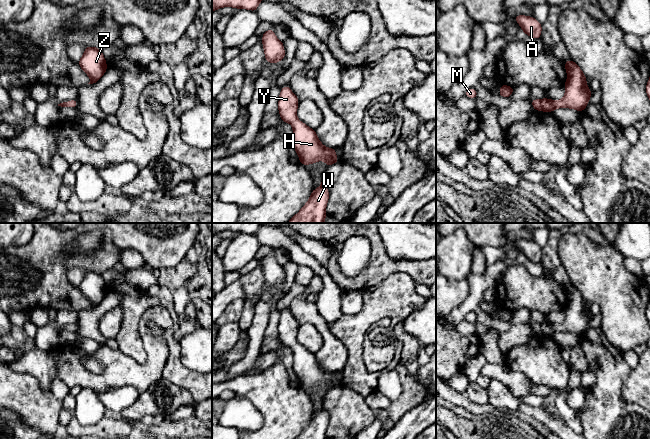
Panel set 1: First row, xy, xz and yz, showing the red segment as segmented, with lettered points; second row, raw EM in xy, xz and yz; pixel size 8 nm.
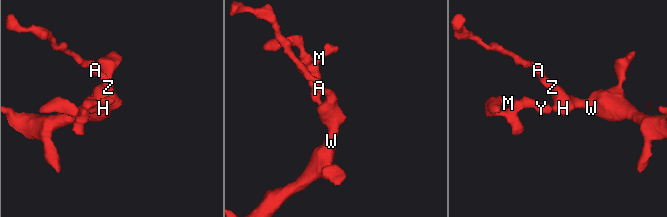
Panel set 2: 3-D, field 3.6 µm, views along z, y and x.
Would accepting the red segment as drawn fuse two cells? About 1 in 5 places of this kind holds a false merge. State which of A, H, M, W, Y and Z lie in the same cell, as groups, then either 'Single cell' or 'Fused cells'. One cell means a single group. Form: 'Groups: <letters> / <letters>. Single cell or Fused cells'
Groups: A H M W Y Z. Single cell

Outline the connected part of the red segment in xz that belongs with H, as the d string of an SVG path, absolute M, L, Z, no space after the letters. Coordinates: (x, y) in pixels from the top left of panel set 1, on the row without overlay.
M289 309L281 312L278 334L282 346L291 347L293 352L293 371L298 378L300 388L310 389L324 384L326 392L339 386L336 372L327 372L319 364L316 354L297 343L299 323Z

